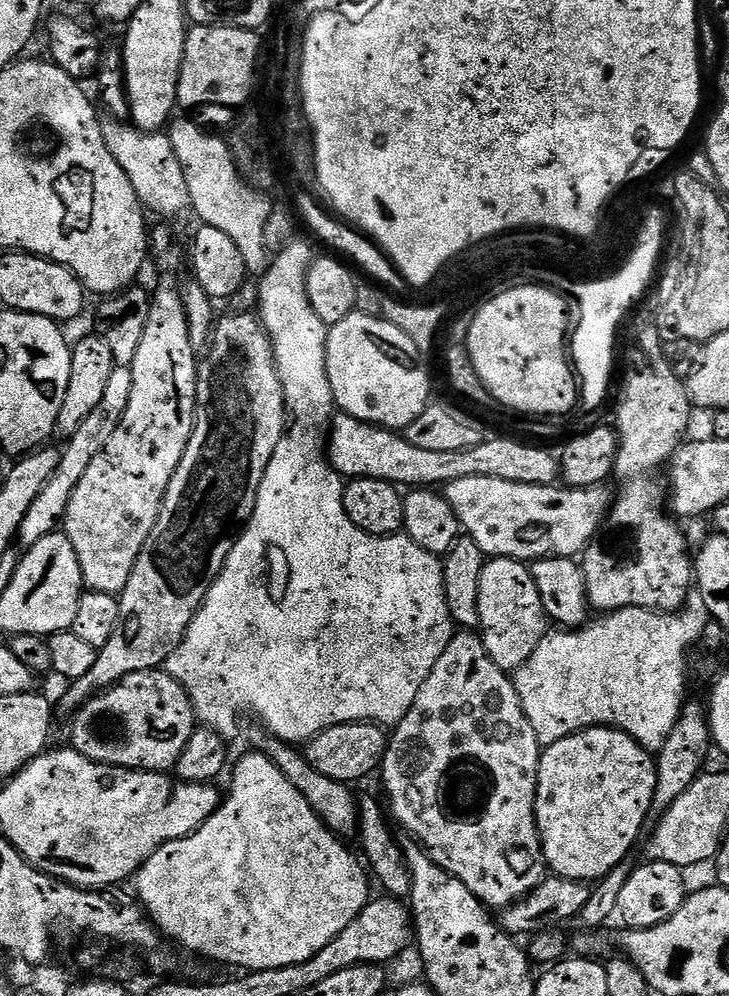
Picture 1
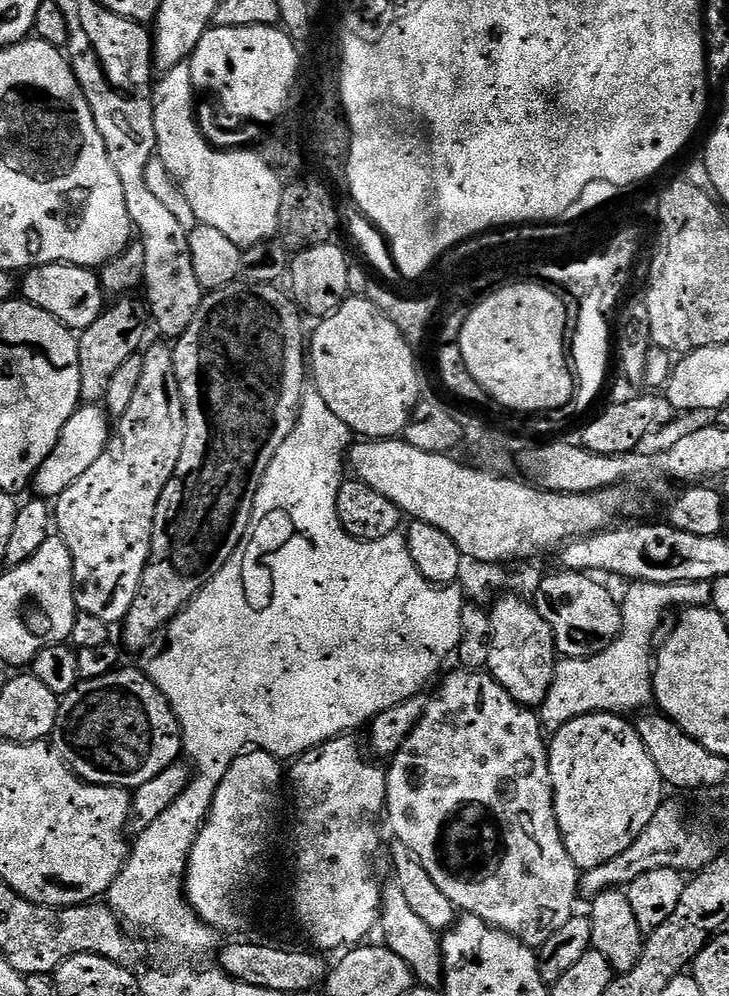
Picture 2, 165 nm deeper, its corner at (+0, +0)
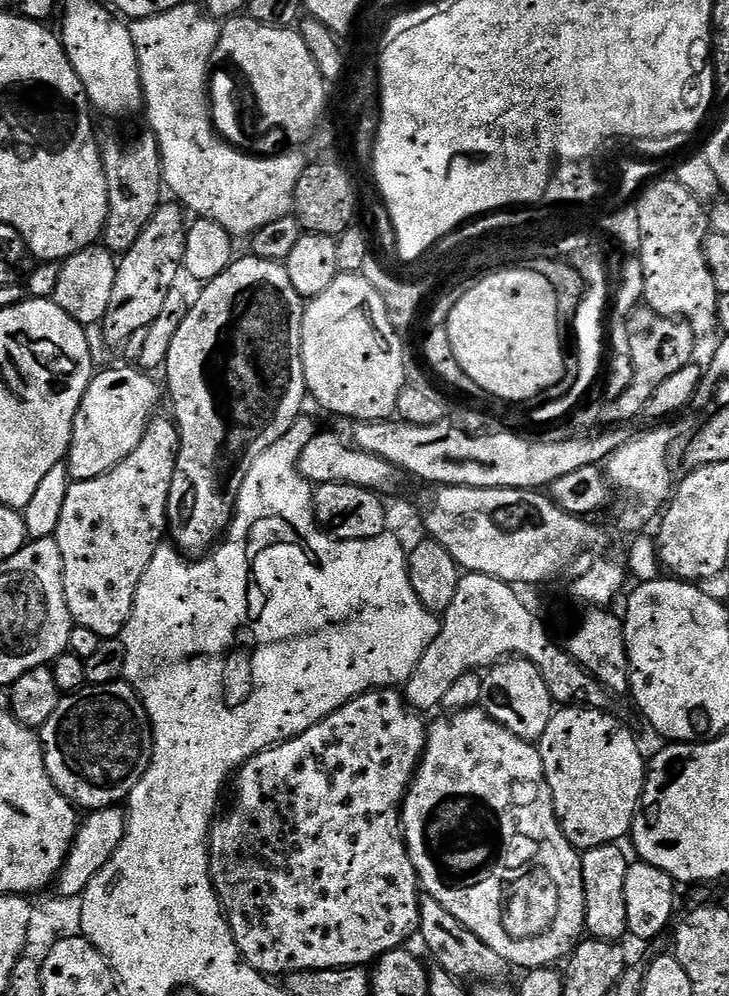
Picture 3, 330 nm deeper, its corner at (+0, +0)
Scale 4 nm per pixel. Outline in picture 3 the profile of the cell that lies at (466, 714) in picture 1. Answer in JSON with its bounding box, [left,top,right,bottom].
[402,706,586,970]

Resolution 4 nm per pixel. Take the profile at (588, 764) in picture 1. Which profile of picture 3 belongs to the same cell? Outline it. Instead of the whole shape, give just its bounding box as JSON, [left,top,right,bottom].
[538,708,646,850]

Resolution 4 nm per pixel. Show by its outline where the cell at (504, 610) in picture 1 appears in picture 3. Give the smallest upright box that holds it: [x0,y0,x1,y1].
[479,658,554,742]

